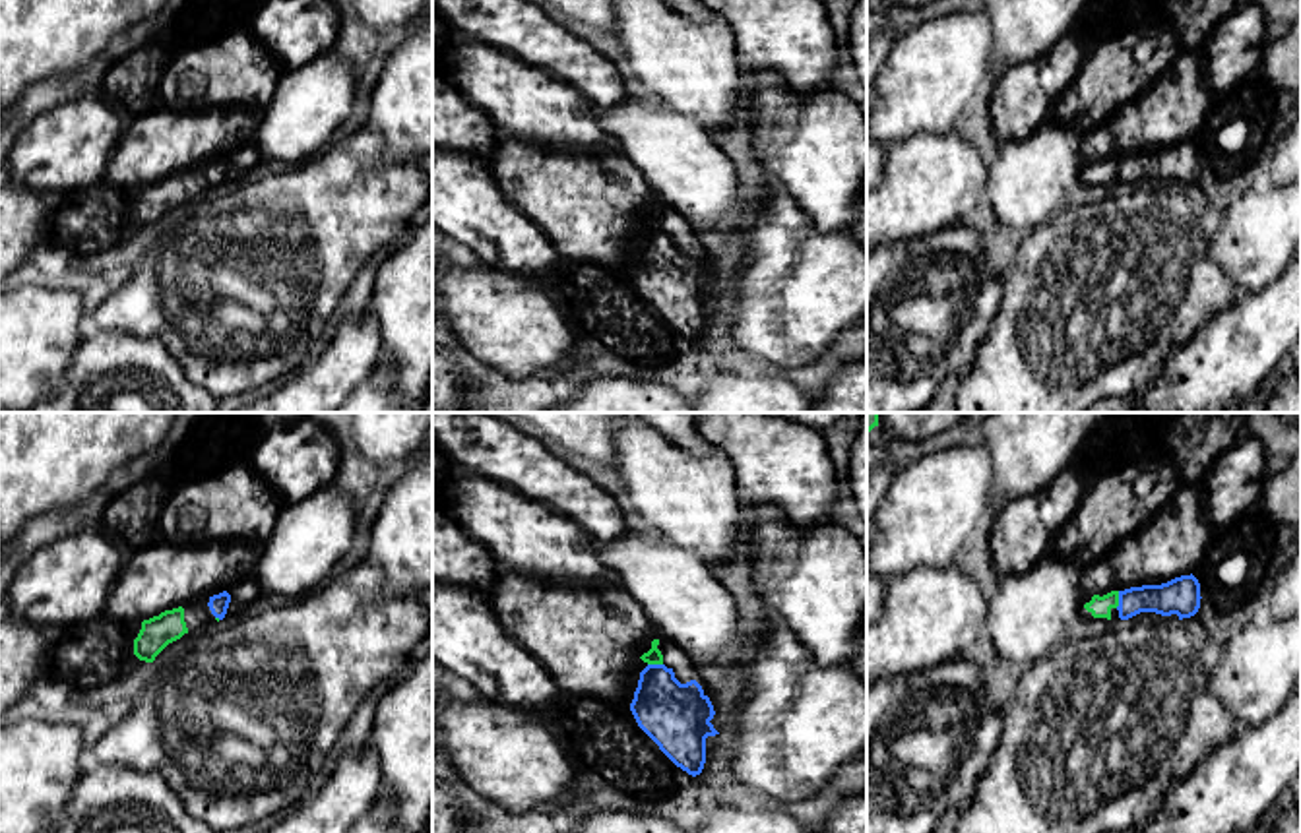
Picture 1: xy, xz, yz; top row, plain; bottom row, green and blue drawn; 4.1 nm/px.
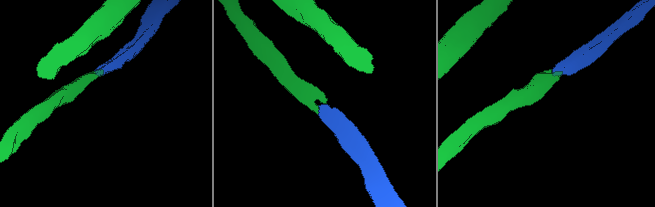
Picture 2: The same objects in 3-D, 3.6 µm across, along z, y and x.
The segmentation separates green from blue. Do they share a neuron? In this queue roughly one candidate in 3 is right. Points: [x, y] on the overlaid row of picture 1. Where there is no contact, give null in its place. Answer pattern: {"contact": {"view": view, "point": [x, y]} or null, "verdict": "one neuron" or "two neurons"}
{"contact": {"view": "yz", "point": [1117, 599]}, "verdict": "one neuron"}

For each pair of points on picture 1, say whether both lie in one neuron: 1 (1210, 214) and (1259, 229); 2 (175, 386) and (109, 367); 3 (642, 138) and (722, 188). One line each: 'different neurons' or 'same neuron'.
1: different neurons
2: same neuron
3: same neuron

